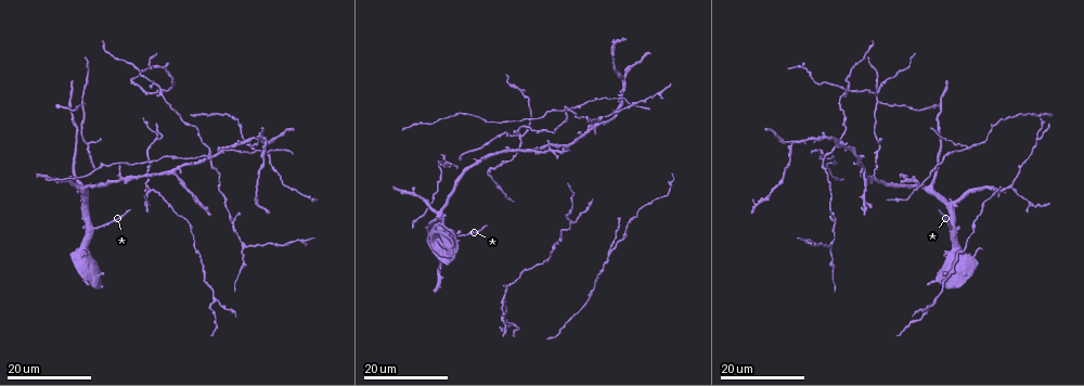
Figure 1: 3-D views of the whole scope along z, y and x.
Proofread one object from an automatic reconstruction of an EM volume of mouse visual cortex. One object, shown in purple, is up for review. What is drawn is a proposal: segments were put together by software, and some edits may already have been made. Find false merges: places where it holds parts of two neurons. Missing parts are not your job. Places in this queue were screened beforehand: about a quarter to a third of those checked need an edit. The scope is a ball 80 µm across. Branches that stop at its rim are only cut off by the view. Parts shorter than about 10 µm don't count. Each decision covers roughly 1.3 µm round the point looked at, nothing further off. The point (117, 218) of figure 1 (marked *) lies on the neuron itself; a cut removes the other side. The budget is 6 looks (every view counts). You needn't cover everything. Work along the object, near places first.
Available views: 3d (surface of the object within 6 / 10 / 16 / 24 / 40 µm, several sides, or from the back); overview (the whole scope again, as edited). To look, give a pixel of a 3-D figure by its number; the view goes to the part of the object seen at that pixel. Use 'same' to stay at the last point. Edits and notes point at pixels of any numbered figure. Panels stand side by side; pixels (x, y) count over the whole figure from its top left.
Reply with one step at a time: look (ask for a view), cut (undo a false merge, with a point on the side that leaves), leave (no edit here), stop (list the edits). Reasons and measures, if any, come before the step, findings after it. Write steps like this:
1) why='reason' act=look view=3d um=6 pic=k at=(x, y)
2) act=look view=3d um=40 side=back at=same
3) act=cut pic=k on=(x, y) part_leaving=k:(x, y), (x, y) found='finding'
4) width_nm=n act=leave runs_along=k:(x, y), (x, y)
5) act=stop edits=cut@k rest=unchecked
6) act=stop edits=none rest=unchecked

act=look view=3d um=24 pic=1 at=(81, 189)

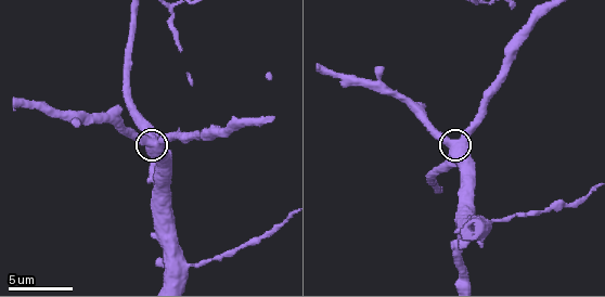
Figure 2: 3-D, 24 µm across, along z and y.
act=look view=3d um=10 pic=2 at=(150, 138)

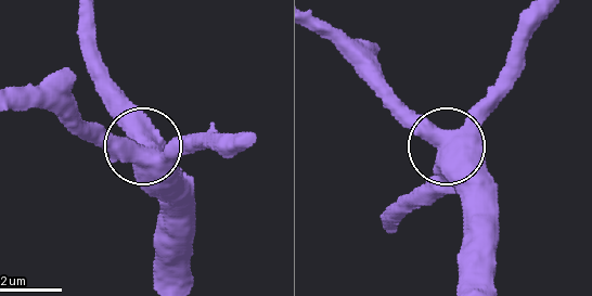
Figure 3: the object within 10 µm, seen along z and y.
width_nm=620 act=leave found='one neuron here'

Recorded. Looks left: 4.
act=look view=3d um=16 pic=1 at=(954, 208)

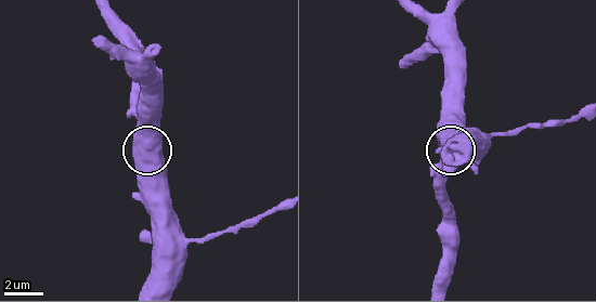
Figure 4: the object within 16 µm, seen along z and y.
why='closer look' act=look view=3d um=6 at=same

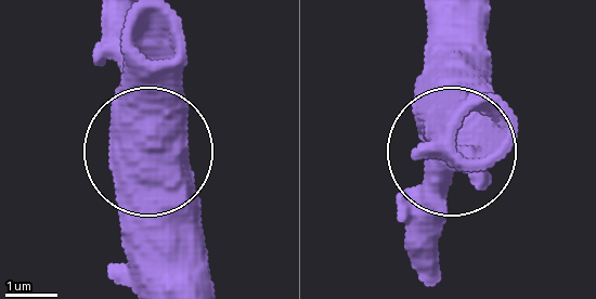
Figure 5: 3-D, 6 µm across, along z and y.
why='from behind' act=look view=3d um=6 side=back at=same

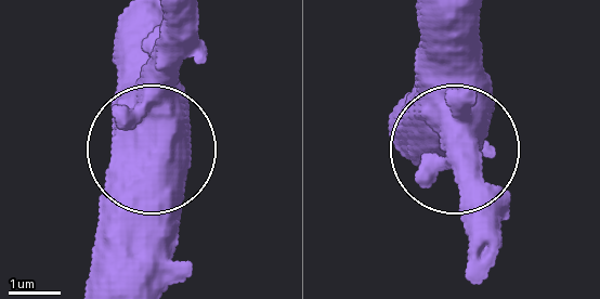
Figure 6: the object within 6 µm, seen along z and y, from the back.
act=leave found='one neuron here'

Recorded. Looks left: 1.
act=stop edits=none rest=unchecked

